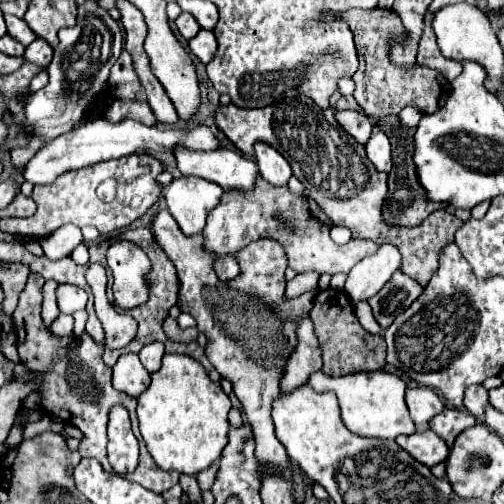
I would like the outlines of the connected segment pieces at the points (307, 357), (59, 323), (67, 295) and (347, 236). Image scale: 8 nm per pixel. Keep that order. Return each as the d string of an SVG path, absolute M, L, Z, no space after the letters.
M304 317L298 321L296 333L298 333L298 345L296 345L296 351L288 359L286 373L280 381L282 393L290 393L290 391L306 385L308 377L322 369L320 347L318 347L318 339L314 335L310 317Z
M60 315L60 317L52 323L50 331L52 331L56 337L72 337L72 315Z
M68 283L58 285L56 297L58 297L58 309L62 313L80 311L80 309L86 307L86 301L88 301L88 295L86 295L84 289L80 289L76 285L68 285Z
M333 226L330 229L330 236L332 240L340 245L347 243L351 239L351 232L346 227Z

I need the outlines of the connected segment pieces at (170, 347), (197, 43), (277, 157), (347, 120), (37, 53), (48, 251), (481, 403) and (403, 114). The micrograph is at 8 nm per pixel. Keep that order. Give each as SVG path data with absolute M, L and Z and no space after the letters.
M148 227L126 229L126 231L122 231L122 233L118 235L118 239L132 241L132 243L136 243L138 247L142 247L142 249L146 251L146 255L148 255L150 261L152 261L152 281L150 281L152 287L150 287L150 299L146 301L146 305L140 305L140 307L136 307L136 309L130 311L130 315L138 321L138 337L136 337L128 347L117 350L104 349L104 355L102 355L102 357L104 357L104 363L113 367L116 363L116 359L118 359L120 355L138 353L144 345L154 343L154 341L162 341L162 343L166 345L166 353L184 353L184 355L194 357L196 361L200 361L200 363L204 365L204 369L208 371L210 379L212 379L214 383L220 383L220 381L222 381L222 375L212 367L212 363L210 363L208 357L204 355L204 347L200 347L198 343L174 343L174 341L170 341L170 339L164 335L164 331L162 331L162 321L168 317L168 309L170 309L172 305L176 305L176 301L178 301L180 283L178 283L178 275L176 275L176 269L174 269L172 261L170 261L170 259L166 257L166 253L156 245L156 241L154 241L154 237L152 237L152 231L150 231Z
M200 31L194 39L190 39L190 51L192 51L204 65L214 59L216 49L218 49L218 43L216 43L216 37L214 37L212 31Z
M256 143L254 149L256 149L256 163L260 167L260 175L272 185L286 185L288 179L292 177L288 161L266 143Z
M338 111L336 113L336 121L342 125L342 129L352 135L356 141L360 141L362 145L370 139L372 135L372 123L364 113L358 111Z
M36 39L26 47L24 59L30 63L36 63L38 67L46 67L52 59L52 47L44 39Z
M62 225L60 229L56 229L52 235L48 235L46 239L40 241L44 255L52 261L68 257L80 243L84 241L82 231L76 225Z
M472 385L472 387L466 389L464 407L466 407L474 417L484 415L486 405L488 405L488 391L486 391L482 385Z
M410 106L405 107L398 114L401 125L404 128L415 128L418 125L422 115L423 114L420 113L418 109Z

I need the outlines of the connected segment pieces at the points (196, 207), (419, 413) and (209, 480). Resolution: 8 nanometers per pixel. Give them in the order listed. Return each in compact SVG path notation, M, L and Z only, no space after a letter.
M178 177L164 189L168 211L184 235L196 235L204 229L208 213L220 203L222 187L200 177Z
M414 387L406 393L406 405L410 411L412 421L416 423L418 431L424 431L430 423L430 419L444 411L444 403L438 397L438 393L430 387Z
M214 463L214 465L210 465L206 471L200 471L200 473L196 475L198 485L200 485L200 489L202 489L202 491L212 487L212 483L214 483L214 479L216 479L216 473L218 473L218 465Z

